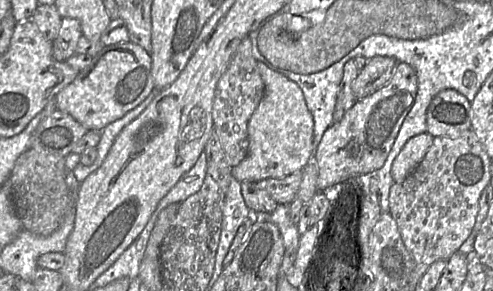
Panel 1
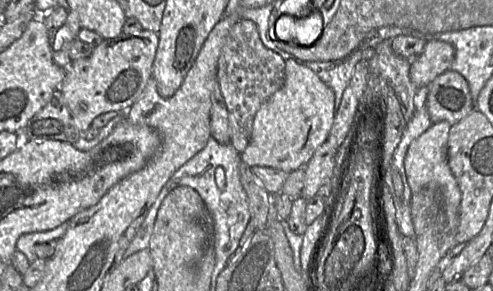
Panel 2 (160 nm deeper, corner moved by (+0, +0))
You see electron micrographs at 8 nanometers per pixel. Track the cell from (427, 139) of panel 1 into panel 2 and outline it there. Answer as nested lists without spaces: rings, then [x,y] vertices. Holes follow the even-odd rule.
[[[447,121],[432,123],[432,125],[408,147],[404,168],[412,193],[422,188],[438,188],[441,195],[441,205],[448,218],[457,218],[461,202],[461,191],[449,167],[447,160],[447,144],[452,125]]]

